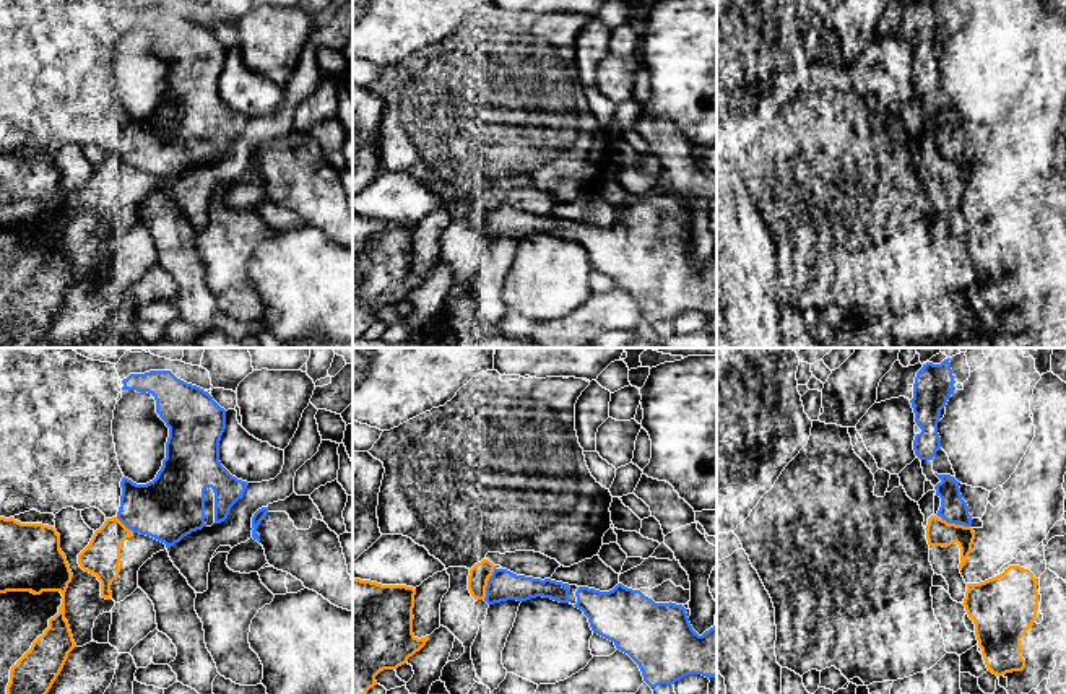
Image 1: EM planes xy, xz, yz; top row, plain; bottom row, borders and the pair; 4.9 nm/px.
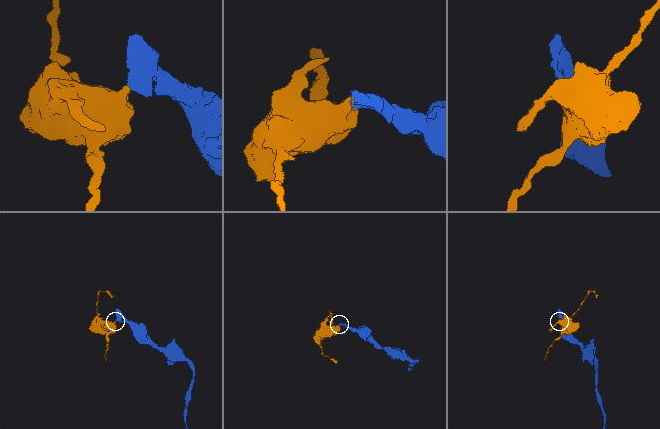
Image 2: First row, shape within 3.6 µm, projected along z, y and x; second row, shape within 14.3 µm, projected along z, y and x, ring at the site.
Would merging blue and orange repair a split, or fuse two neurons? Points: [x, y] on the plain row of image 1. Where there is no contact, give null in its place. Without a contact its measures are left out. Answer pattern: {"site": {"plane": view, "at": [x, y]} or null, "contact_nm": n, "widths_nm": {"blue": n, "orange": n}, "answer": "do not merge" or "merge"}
{"site": {"plane": "xz", "at": [488, 218]}, "contact_nm": 180, "widths_nm": {"blue": 150, "orange": 100}, "answer": "do not merge"}

